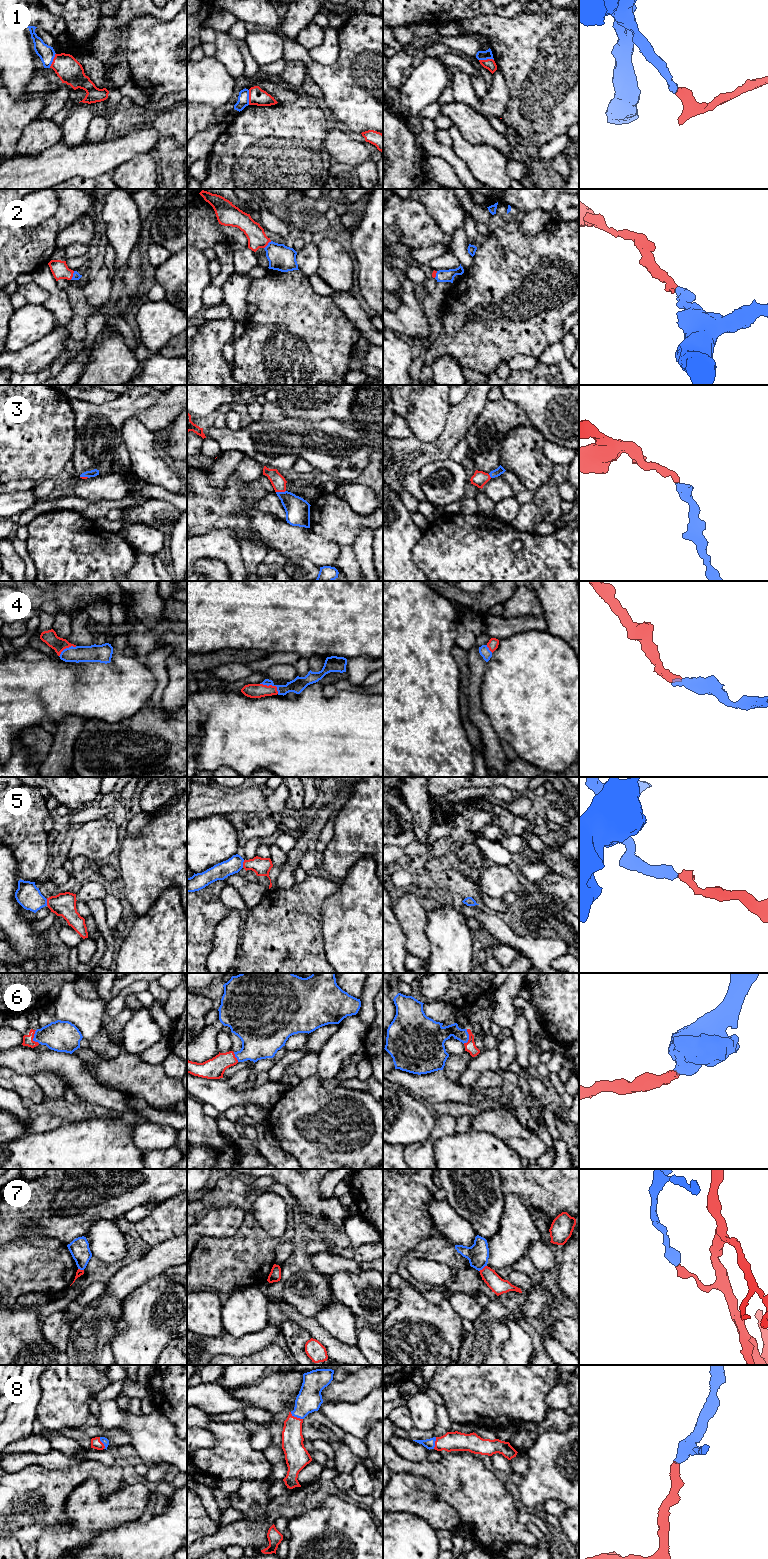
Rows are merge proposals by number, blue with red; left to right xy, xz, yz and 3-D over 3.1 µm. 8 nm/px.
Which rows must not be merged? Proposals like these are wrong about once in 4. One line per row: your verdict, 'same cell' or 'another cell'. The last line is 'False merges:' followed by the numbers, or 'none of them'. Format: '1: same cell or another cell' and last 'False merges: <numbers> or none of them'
1: another cell
2: same cell
3: same cell
4: same cell
5: same cell
6: same cell
7: another cell
8: same cell
False merges: 1, 7

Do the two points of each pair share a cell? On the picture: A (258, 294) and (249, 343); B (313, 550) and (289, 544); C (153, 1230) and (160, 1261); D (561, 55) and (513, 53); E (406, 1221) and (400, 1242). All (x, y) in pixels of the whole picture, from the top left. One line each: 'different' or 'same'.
A: same
B: same
C: different
D: same
E: same

